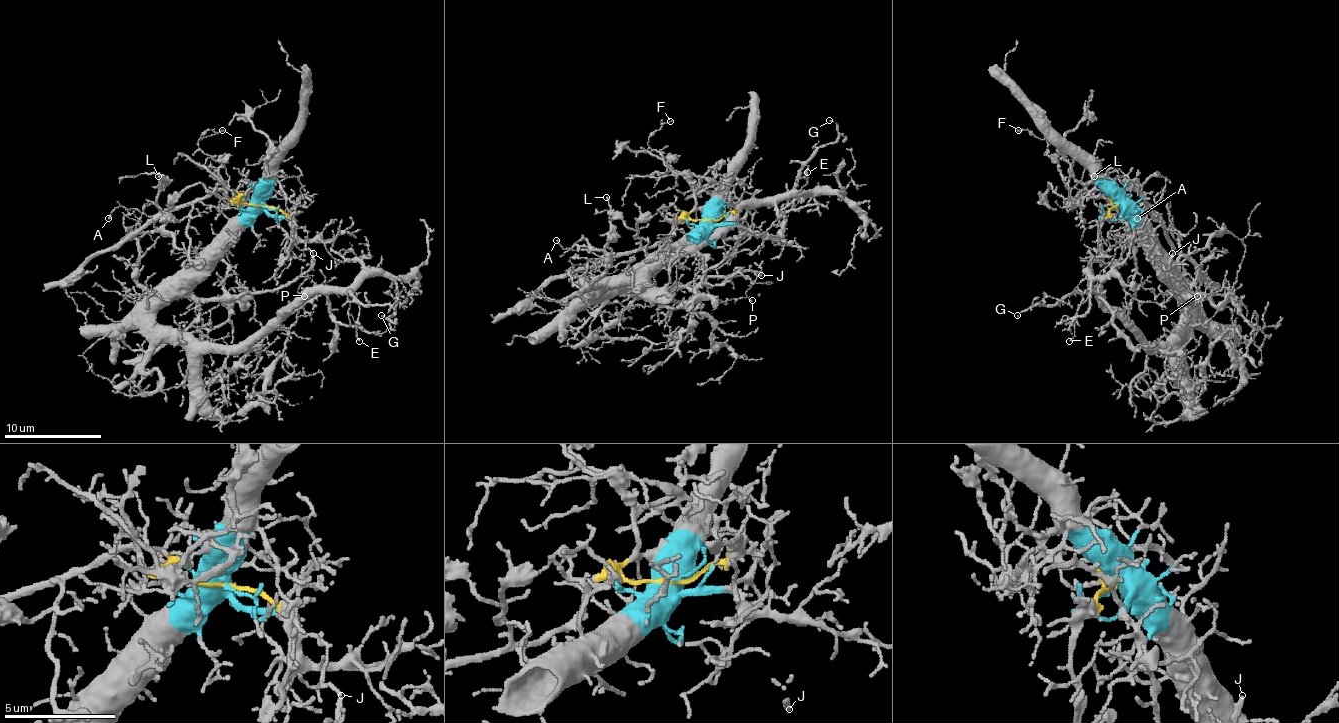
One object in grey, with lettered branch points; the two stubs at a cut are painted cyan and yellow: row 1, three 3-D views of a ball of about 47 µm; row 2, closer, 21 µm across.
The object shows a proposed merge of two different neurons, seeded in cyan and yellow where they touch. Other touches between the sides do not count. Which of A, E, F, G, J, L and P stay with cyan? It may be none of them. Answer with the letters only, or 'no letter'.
E, G, J, P

